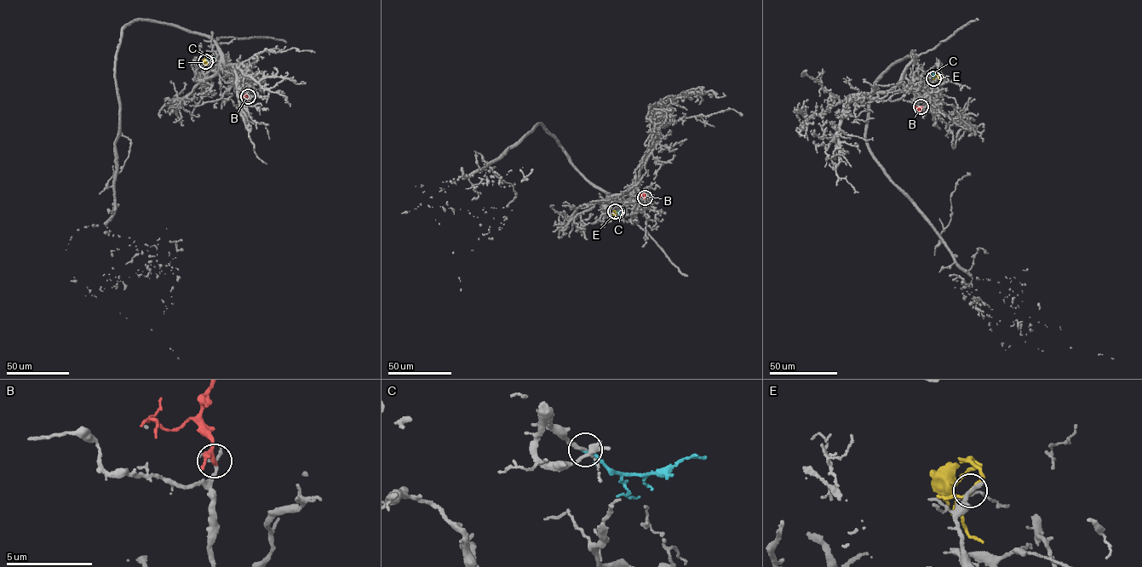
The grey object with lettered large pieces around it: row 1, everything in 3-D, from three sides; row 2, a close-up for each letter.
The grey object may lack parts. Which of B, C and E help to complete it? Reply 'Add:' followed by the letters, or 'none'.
Add: C

